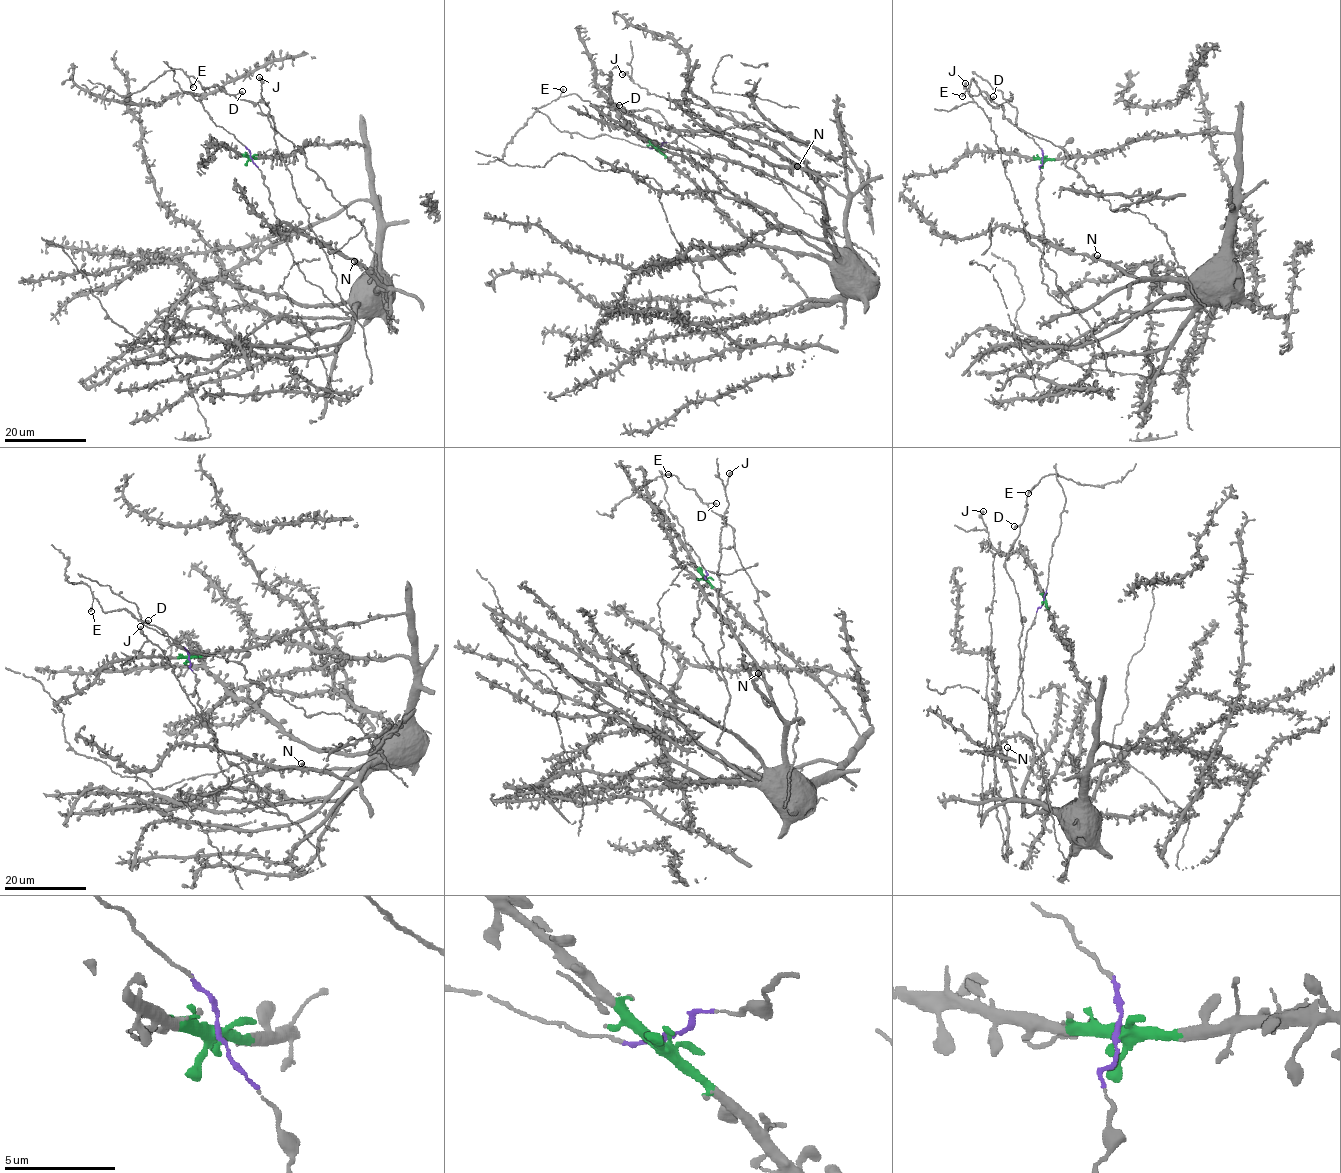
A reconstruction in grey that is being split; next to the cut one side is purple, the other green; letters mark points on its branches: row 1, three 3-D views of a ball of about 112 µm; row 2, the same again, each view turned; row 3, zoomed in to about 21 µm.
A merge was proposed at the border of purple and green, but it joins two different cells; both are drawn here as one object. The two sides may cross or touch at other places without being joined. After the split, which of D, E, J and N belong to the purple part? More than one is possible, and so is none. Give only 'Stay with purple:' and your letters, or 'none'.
Stay with purple: J

